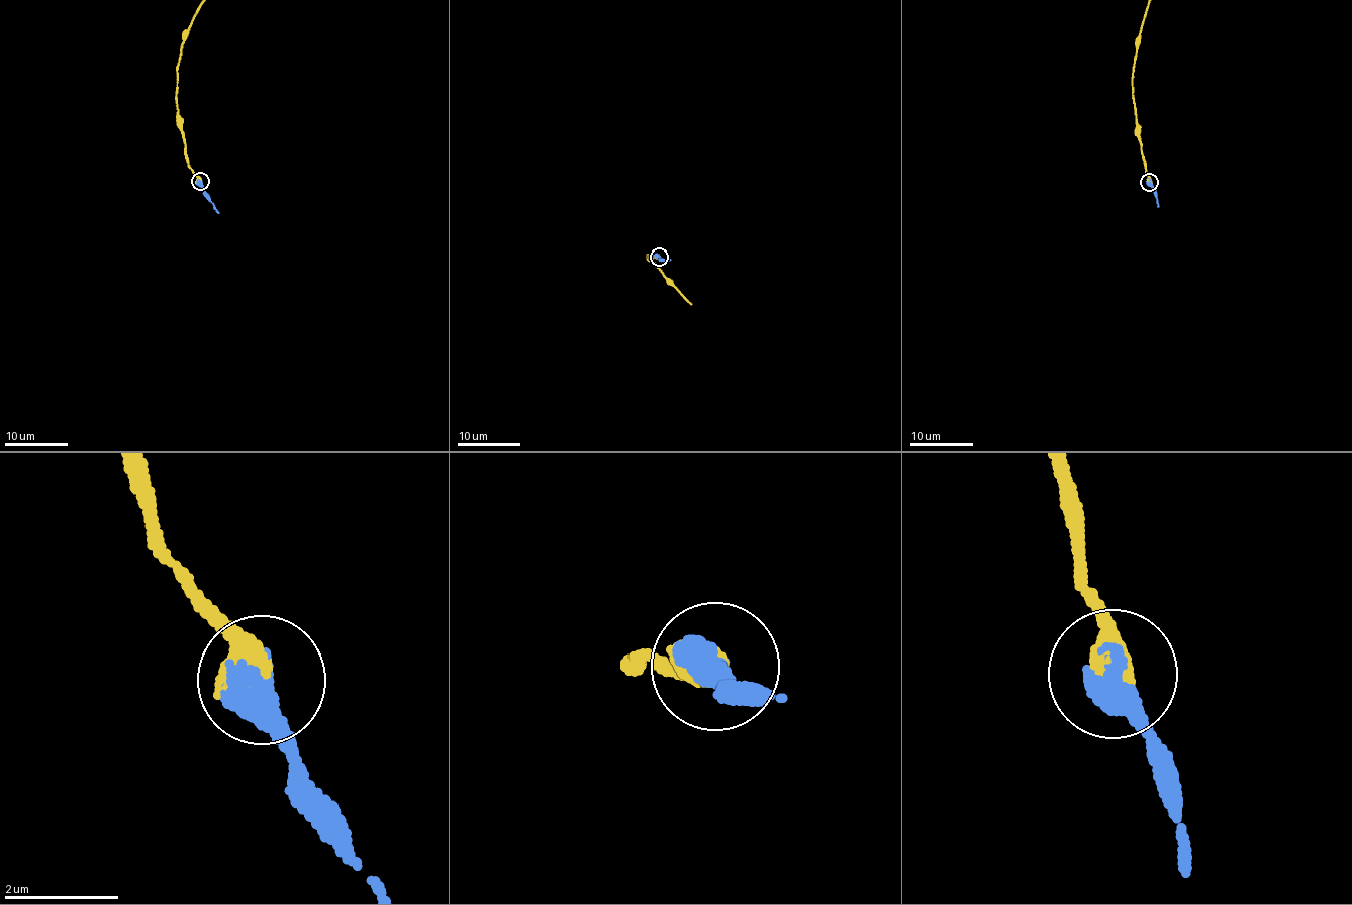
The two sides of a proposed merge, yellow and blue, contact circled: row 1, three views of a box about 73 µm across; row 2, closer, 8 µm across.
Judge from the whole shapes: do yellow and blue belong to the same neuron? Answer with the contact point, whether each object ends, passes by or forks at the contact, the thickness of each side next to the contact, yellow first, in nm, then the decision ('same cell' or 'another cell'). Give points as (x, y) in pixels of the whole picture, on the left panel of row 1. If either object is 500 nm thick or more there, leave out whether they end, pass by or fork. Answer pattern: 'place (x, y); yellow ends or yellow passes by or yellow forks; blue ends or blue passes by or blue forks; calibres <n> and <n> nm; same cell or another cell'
place (200, 181); calibres 240 and 550 nm; same cell

